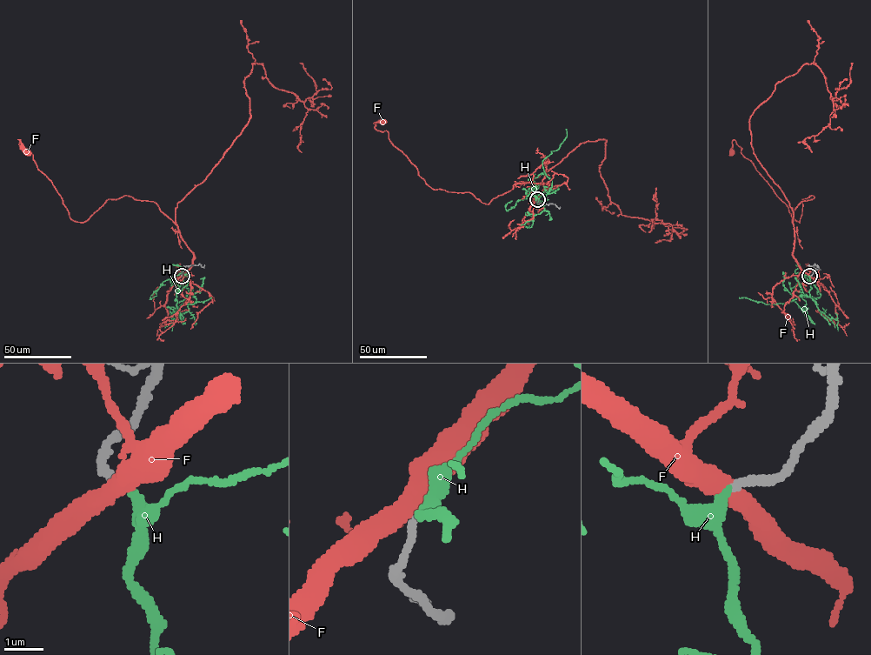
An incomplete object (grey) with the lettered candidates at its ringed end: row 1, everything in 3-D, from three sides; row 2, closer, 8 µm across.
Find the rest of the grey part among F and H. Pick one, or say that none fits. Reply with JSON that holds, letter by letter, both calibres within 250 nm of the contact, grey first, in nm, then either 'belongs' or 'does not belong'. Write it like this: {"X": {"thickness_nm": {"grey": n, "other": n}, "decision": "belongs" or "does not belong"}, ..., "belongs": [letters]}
{"F": {"thickness_nm": {"grey": 200, "other": 460}, "decision": "does not belong"}, "H": {"thickness_nm": {"grey": 200, "other": 280}, "decision": "belongs"}, "belongs": ["H"]}

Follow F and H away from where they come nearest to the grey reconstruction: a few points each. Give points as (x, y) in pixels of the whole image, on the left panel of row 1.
F: (182, 276), (193, 252), (175, 209), (248, 122), (243, 82), (253, 63), (308, 109), (302, 152)
H: (182, 276), (191, 294), (176, 304), (179, 310), (180, 284), (168, 279), (149, 298), (156, 296)

